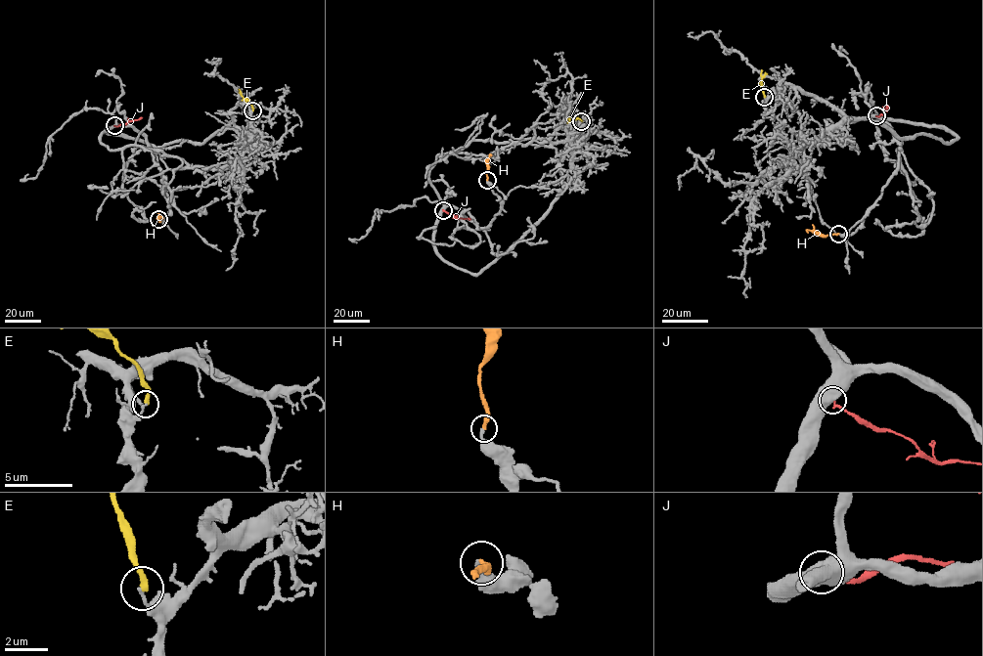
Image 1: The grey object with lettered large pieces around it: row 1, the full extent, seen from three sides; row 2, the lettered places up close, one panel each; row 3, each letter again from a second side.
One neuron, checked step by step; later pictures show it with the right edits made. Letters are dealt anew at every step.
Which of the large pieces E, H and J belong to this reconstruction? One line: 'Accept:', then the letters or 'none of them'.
Accept: H

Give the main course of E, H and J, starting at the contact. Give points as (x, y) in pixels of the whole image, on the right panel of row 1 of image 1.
E: (764, 97), (761, 70)
H: (838, 234), (820, 236), (808, 232)
J: (875, 115), (883, 114), (888, 106)

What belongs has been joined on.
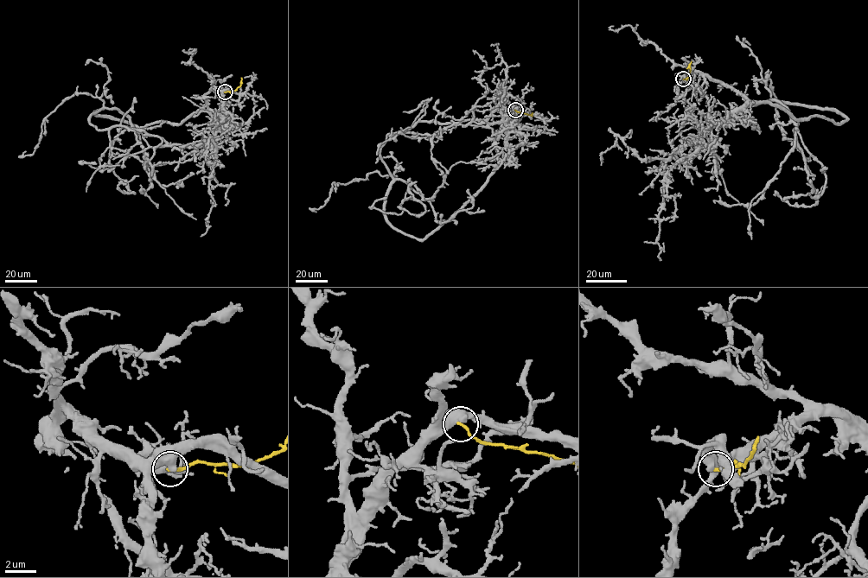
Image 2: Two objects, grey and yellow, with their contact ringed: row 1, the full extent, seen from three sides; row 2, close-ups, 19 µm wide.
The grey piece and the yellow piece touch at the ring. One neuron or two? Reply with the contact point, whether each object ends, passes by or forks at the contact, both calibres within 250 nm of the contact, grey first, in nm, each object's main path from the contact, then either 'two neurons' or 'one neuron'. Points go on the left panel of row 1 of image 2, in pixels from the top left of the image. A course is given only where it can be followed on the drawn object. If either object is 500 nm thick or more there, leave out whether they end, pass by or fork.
place (225, 92); calibres 600 and 190 nm; course grey (224, 92), (213, 86), (207, 110), (179, 123), (94, 112), (129, 118), (109, 157), (135, 193), (126, 184); course yellow (224, 92), (234, 91), (240, 85), (242, 78); two neurons

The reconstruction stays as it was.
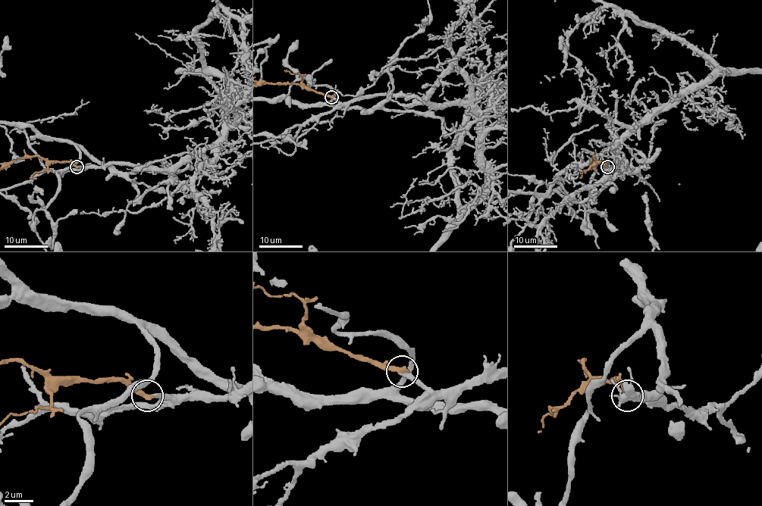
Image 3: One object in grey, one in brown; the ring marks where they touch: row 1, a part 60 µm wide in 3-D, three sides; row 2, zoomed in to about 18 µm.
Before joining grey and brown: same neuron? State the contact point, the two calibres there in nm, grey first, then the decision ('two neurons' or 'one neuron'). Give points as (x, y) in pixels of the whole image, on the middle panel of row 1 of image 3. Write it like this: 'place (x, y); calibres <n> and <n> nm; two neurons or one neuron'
place (331, 97); calibres 240 and 360 nm; one neuron

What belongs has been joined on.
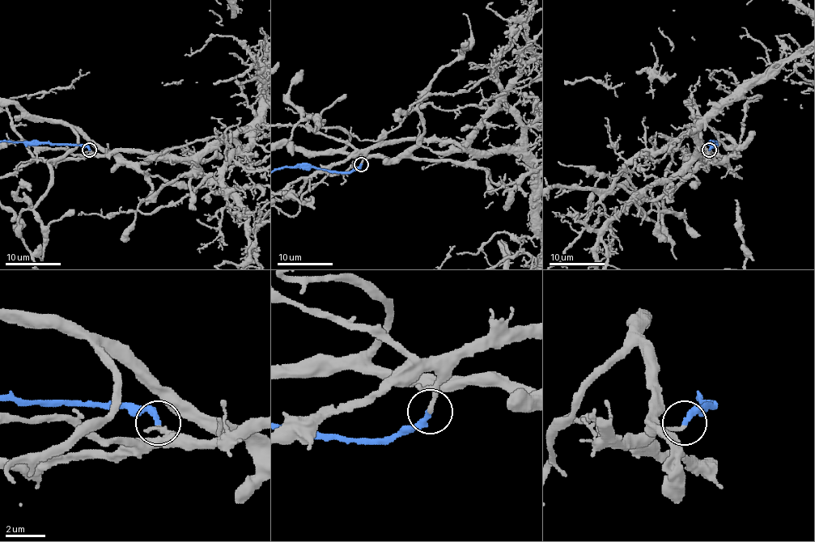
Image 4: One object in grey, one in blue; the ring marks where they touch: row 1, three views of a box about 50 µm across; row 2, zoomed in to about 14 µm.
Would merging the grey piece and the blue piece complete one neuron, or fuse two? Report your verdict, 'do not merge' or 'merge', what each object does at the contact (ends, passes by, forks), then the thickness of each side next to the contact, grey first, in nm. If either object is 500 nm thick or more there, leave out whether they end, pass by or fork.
merge | grey ends | blue ends | 200/280 nm

